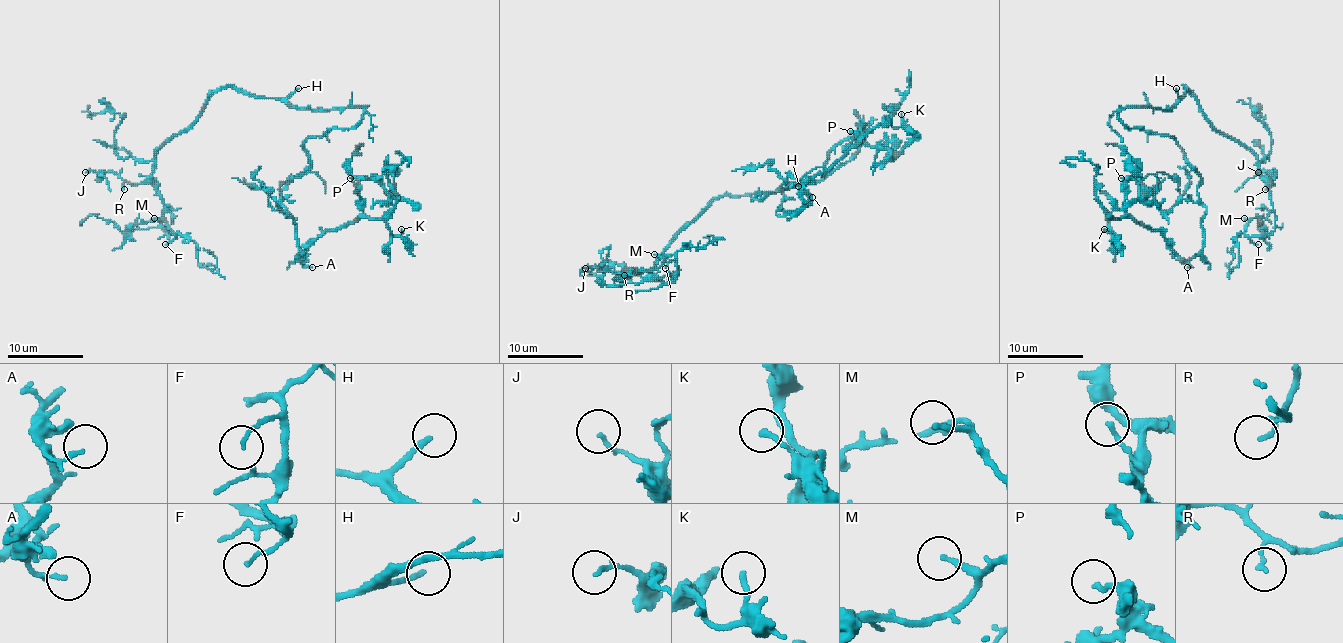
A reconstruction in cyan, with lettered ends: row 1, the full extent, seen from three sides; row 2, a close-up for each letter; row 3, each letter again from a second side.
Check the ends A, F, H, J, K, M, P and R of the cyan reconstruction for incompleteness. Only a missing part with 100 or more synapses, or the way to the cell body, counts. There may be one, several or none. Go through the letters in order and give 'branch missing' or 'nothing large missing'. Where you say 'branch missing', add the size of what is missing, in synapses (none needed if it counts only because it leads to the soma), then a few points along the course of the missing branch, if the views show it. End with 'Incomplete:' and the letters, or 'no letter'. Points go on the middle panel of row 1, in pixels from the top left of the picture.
A: nothing large missing
F: nothing large missing
H: branch missing; course (798, 186), (810, 176)
J: nothing large missing
K: nothing large missing
M: nothing large missing
P: nothing large missing
R: nothing large missing
Incomplete: H

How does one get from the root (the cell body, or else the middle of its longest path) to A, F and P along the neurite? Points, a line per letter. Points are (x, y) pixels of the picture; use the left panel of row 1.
A: (357, 107), (354, 126), (306, 140), (310, 164), (279, 187), (276, 204), (312, 267)
F: (357, 107), (300, 109), (221, 86), (154, 157), (162, 223), (177, 235), (165, 244)
P: (357, 107), (354, 126), (306, 140), (310, 164), (279, 187), (302, 259), (363, 212), (350, 178)

